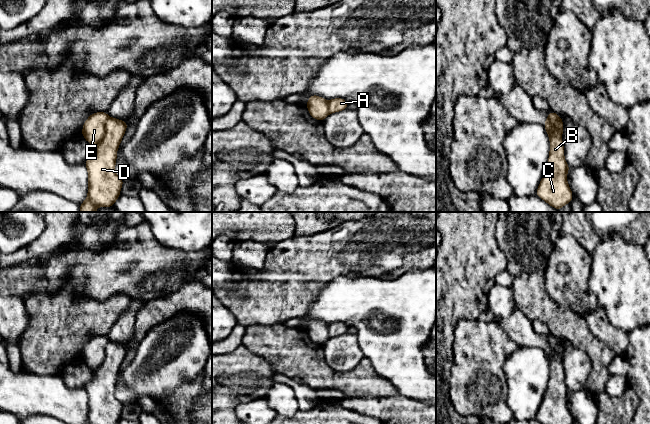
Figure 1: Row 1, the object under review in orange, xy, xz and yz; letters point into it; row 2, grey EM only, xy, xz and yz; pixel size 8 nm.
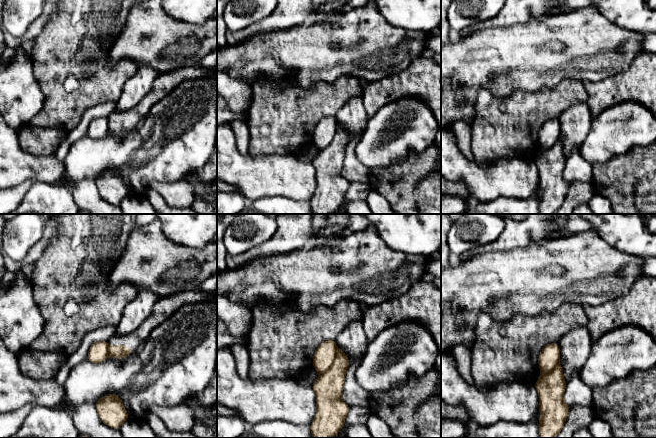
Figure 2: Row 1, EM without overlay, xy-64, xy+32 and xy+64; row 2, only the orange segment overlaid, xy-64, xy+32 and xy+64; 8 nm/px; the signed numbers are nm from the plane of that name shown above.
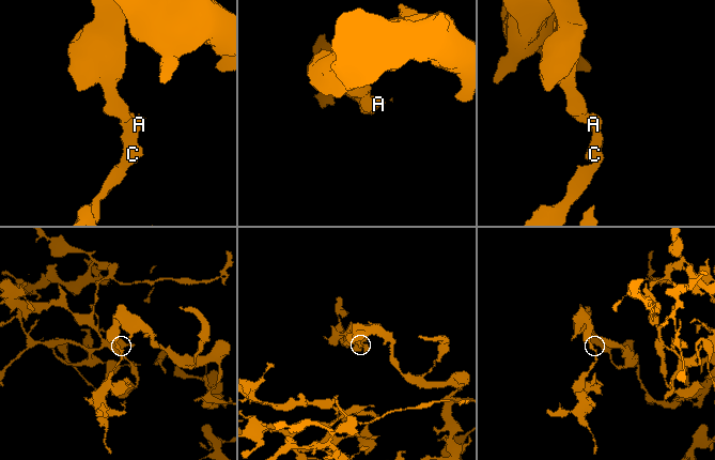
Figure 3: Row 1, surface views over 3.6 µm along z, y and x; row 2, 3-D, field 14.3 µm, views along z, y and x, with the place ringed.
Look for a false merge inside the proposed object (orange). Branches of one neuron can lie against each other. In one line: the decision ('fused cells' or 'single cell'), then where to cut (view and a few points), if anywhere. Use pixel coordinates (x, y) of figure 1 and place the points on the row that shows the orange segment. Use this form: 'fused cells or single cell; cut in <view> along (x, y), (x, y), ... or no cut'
fused cells; cut in xy along (109, 117), (105, 123), (105, 135), (95, 145)

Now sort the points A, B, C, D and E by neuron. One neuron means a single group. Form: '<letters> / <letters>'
A B C D / E

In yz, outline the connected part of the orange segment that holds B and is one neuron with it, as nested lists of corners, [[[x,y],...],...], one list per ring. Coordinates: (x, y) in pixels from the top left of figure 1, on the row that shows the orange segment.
[[[545,120],[544,127],[550,140],[550,152],[536,195],[558,211],[573,198],[567,183],[570,168],[565,161],[562,138],[554,132],[553,123]]]

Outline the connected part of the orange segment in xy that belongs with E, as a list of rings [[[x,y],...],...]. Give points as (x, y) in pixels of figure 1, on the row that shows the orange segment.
[[[96,112],[91,114],[83,124],[82,135],[91,145],[96,146],[104,138],[108,118],[107,112]]]

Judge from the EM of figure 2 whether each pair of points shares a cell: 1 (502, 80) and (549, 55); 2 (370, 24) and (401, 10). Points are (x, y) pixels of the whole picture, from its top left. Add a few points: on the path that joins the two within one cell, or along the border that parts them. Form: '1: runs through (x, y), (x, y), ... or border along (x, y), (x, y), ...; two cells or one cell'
1: runs through (515, 79), (529, 79), (540, 68); one cell
2: border along (378, 10), (387, 21), (393, 25), (405, 28); two cells

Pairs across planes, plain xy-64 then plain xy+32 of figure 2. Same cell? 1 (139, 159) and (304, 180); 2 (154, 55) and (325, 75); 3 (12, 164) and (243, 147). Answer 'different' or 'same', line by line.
1: different
2: same
3: different

